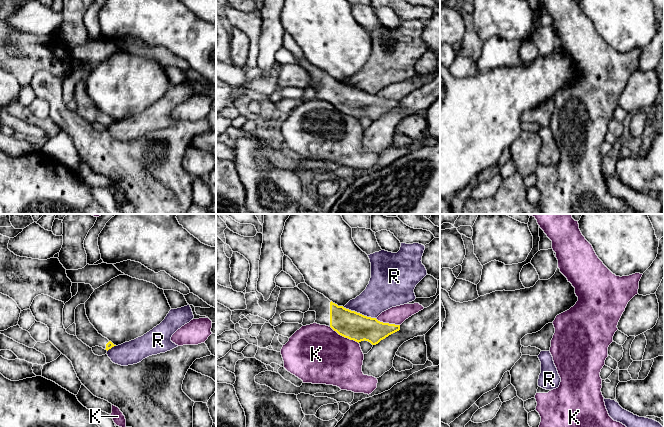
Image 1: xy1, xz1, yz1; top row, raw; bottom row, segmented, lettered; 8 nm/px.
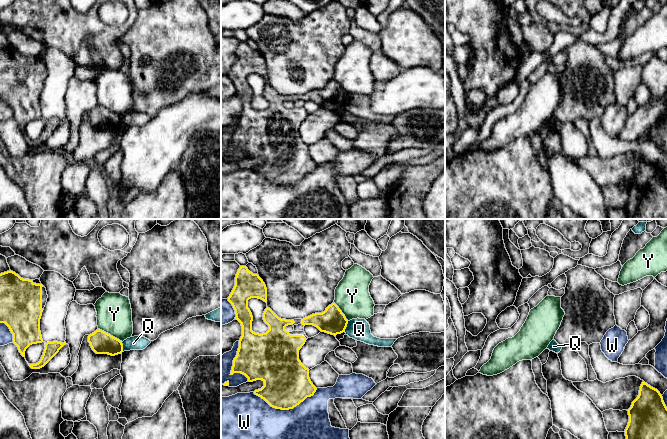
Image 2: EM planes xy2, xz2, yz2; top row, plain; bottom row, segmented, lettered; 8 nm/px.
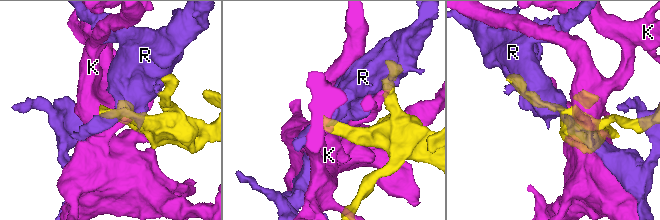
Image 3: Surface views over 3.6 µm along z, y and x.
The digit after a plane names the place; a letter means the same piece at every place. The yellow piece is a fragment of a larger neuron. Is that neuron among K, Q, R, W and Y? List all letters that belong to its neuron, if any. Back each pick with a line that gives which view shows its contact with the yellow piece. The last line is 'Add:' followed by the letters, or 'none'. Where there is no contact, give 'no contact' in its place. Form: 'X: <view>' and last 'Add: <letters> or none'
Add: none

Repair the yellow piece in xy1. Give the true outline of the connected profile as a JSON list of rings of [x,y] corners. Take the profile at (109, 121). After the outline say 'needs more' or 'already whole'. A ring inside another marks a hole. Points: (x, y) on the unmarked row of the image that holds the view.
[[[80,80],[75,85],[76,112],[90,124],[99,122],[109,126],[116,122],[107,114],[103,113],[94,102],[90,99],[87,91],[85,80]]]; needs more

